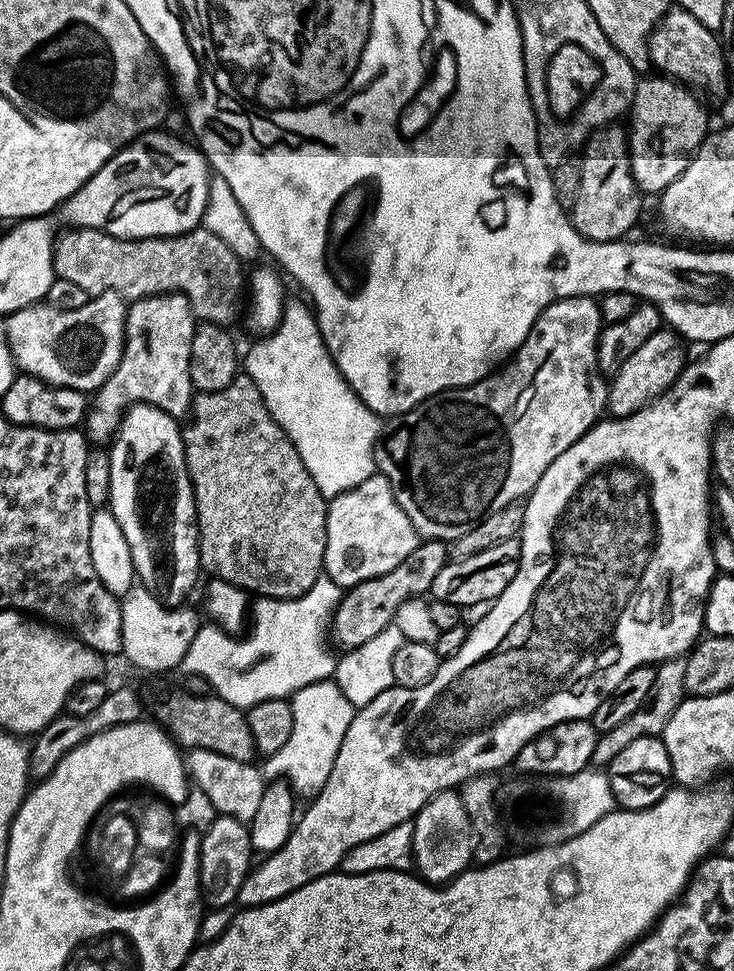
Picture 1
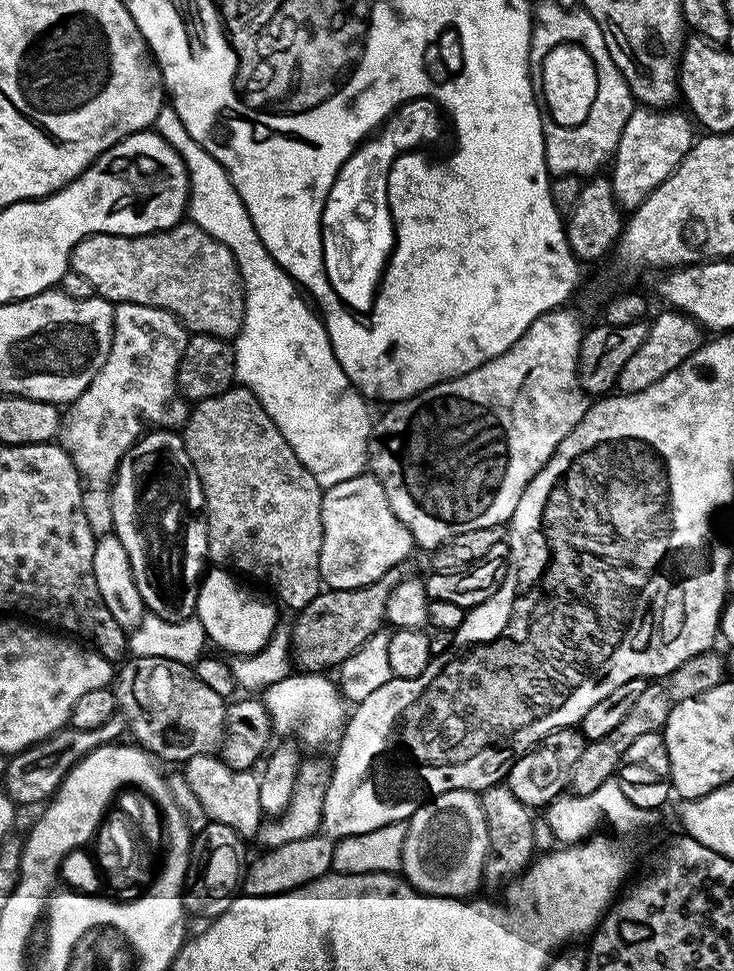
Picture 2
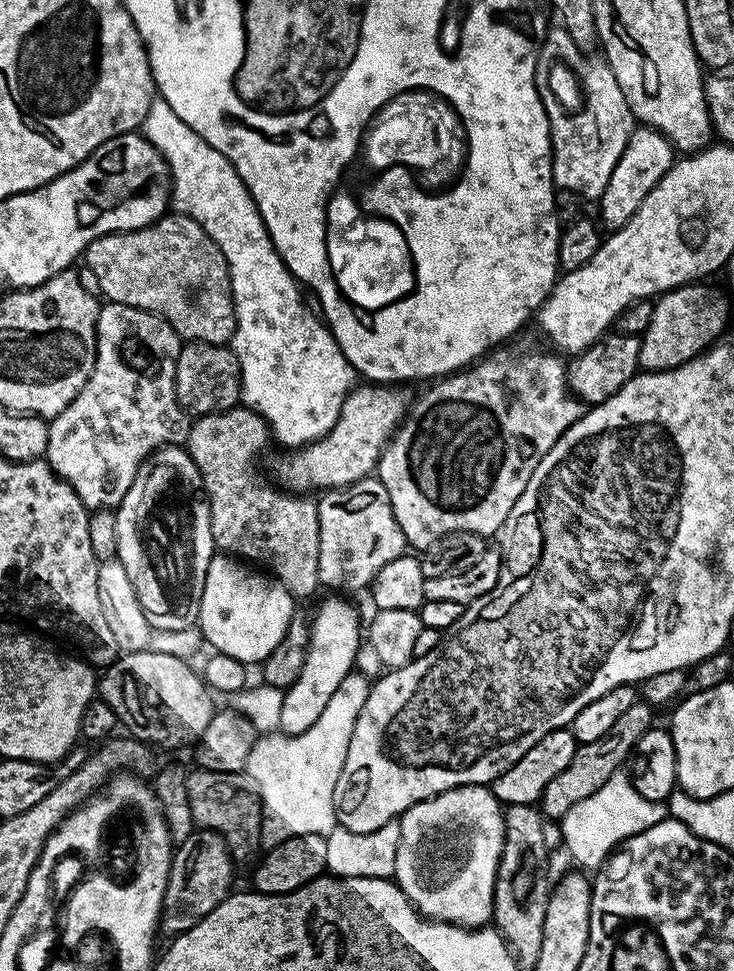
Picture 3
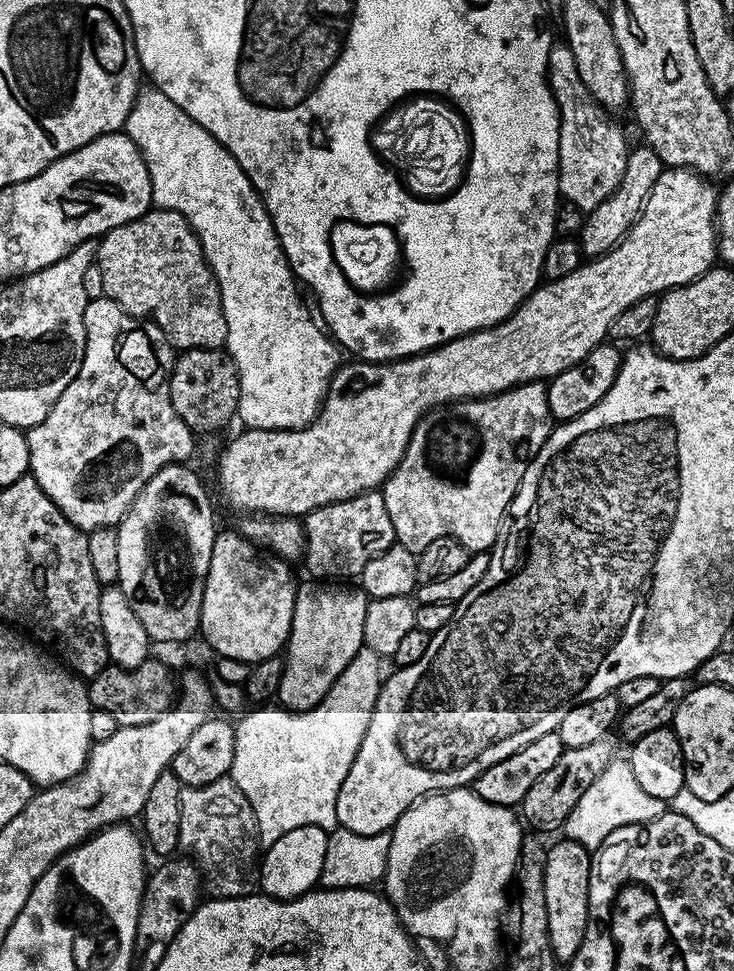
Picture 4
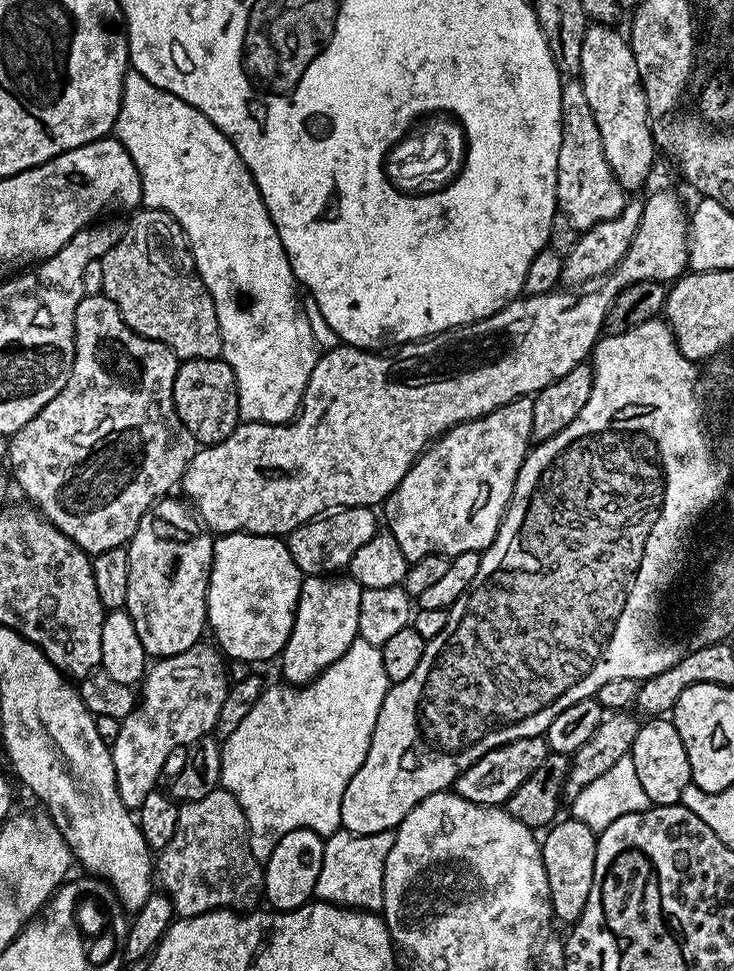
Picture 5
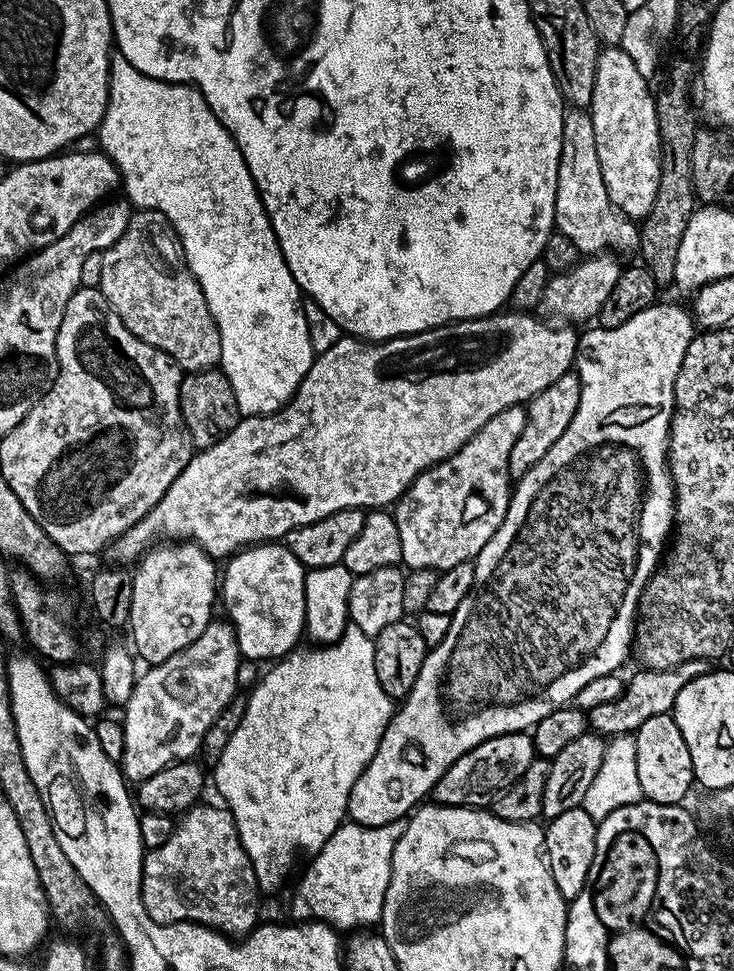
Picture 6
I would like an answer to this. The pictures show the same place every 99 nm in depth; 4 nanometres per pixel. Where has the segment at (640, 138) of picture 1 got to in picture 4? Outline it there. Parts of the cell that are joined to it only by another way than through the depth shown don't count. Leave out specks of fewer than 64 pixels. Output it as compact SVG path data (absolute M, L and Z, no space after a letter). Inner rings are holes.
M633 147L629 151L626 174L622 174L622 182L616 187L614 194L610 194L610 198L606 198L606 202L602 202L593 212L585 215L584 225L578 233L580 250L585 257L604 256L627 236L628 231L644 211L644 202L648 199L654 182L658 182L658 178L665 170L666 165L658 158L658 154L654 154L652 148Z

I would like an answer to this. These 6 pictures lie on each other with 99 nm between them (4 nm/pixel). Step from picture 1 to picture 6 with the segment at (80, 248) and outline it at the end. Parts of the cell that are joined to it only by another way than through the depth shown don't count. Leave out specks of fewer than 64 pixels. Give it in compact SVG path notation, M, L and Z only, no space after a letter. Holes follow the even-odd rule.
M149 208L133 211L130 226L126 226L126 234L122 234L114 246L102 252L102 282L99 290L106 302L110 302L113 312L122 318L130 334L165 352L185 373L201 372L219 365L222 338L218 334L218 326L210 314L210 306L206 306L202 286L198 286L194 274L188 269L184 248L166 214Z

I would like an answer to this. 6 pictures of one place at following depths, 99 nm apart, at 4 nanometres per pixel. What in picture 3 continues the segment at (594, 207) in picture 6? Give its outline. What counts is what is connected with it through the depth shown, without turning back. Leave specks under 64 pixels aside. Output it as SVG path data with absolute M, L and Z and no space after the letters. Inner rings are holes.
M562 26L549 27L544 41L552 48L540 48L540 50L560 52L566 60L570 60L578 68L578 72L588 80L590 86L588 110L574 124L566 124L566 120L558 116L554 108L544 108L552 135L552 182L557 189L565 188L578 194L581 201L596 202L606 190L606 182L610 182L610 174L614 174L614 166L618 166L618 158L622 158L622 150L626 150L626 142L630 142L634 119L603 55L589 54L587 58L582 58L582 54L578 54L580 47ZM604 84L608 84L608 92Z

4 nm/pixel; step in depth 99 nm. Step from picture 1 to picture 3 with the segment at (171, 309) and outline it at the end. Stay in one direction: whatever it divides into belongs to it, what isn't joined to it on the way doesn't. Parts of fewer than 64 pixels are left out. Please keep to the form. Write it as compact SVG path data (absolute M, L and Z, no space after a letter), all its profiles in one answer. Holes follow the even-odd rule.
M108 302L101 307L98 322L96 323L96 361L94 362L94 370L90 374L86 386L82 386L82 390L73 398L70 406L66 406L66 410L62 410L57 416L51 417L48 425L48 450L46 453L46 459L50 467L72 487L74 494L78 494L78 498L88 509L115 509L122 502L126 492L130 490L130 486L135 482L136 477L141 475L142 467L140 468L140 463L144 459L143 464L157 449L162 448L164 445L180 446L187 441L190 417L176 397L176 363L178 362L181 347L180 335L162 317L125 304Z

